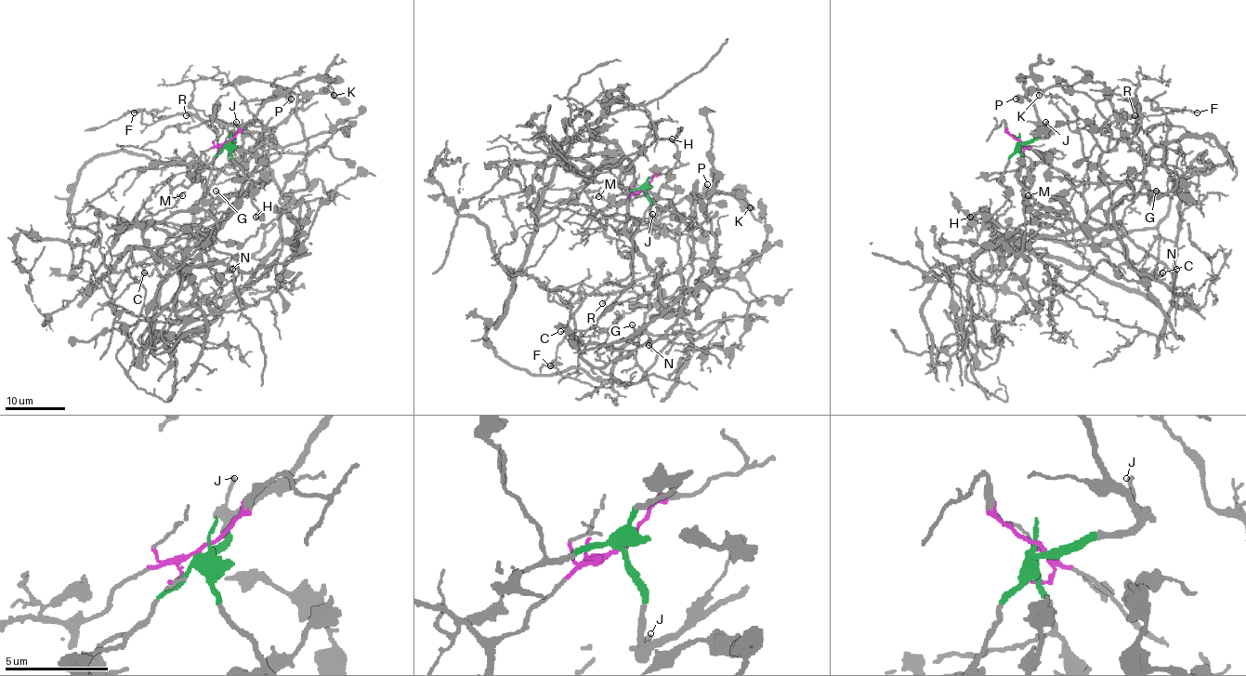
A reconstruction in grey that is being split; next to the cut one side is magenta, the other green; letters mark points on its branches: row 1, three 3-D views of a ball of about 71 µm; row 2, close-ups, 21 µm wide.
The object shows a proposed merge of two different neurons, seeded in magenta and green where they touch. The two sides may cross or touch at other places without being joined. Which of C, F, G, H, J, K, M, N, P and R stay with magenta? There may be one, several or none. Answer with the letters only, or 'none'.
C, F, G, N, R

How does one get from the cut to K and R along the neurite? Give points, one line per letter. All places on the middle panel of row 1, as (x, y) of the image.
K: (646, 188), (651, 217), (661, 215), (683, 199), (700, 194), (732, 194), (751, 207)
R: (644, 188), (607, 219), (632, 271), (578, 307), (573, 337), (619, 348), (646, 331), (639, 285), (602, 304)

